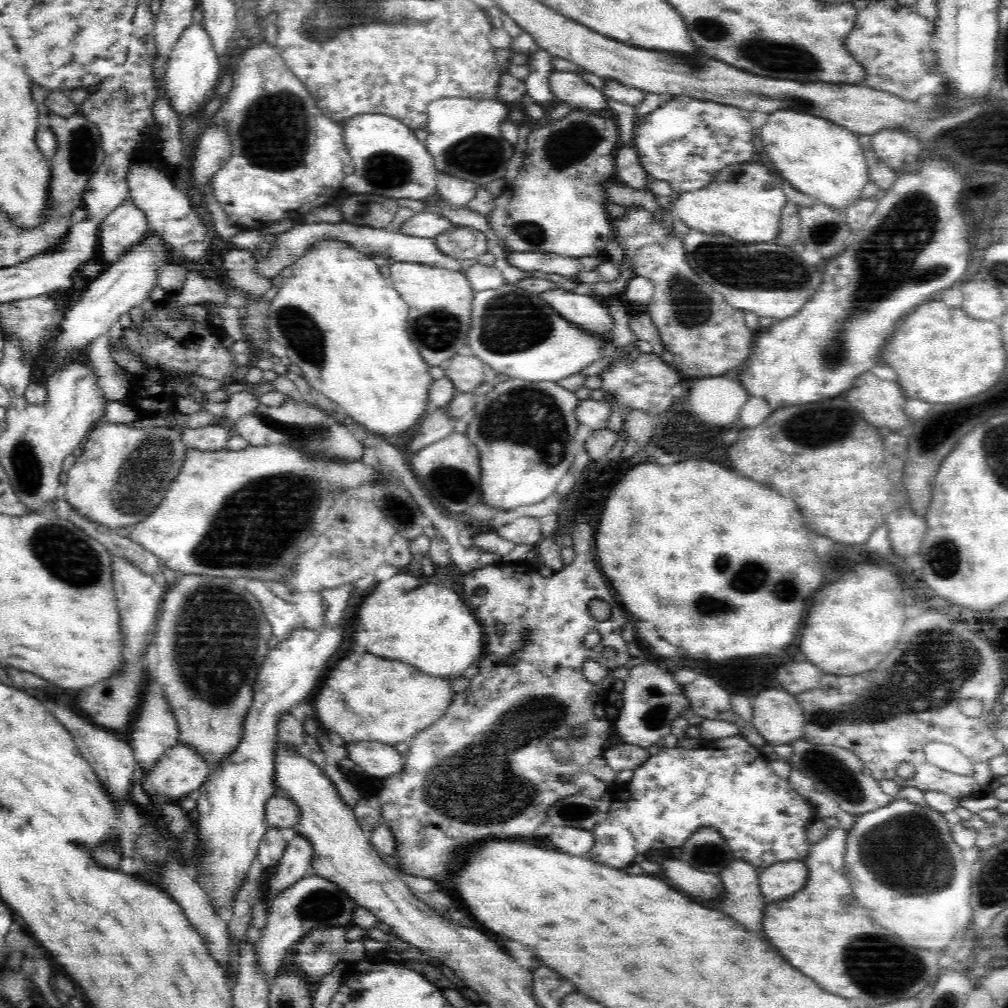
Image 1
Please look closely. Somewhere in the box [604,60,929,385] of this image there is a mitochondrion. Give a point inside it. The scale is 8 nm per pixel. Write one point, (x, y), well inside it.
(743, 267)

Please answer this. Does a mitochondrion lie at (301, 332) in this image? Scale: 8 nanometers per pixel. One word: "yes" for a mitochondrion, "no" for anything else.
yes

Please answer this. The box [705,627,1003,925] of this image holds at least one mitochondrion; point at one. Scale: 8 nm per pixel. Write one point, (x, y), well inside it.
(906, 852)

